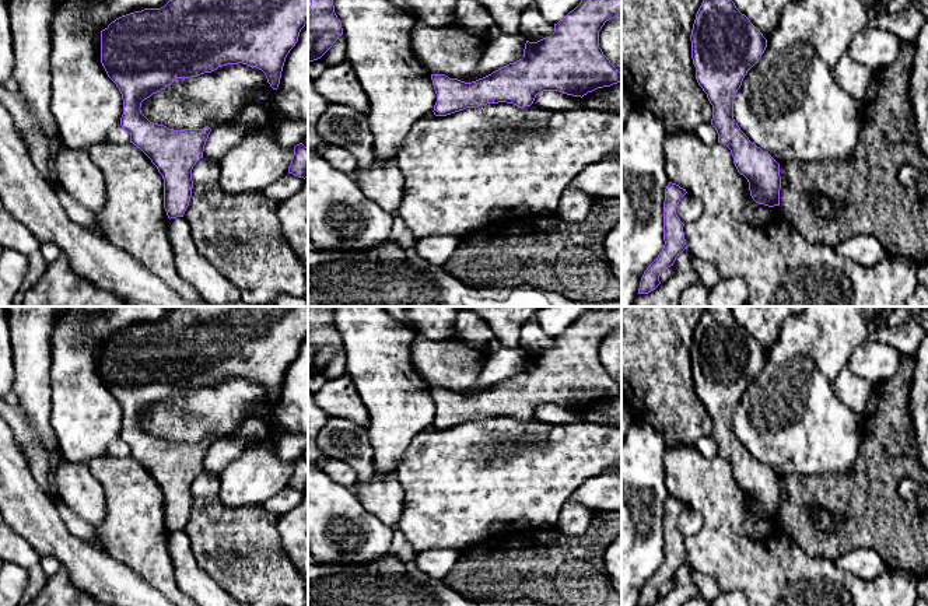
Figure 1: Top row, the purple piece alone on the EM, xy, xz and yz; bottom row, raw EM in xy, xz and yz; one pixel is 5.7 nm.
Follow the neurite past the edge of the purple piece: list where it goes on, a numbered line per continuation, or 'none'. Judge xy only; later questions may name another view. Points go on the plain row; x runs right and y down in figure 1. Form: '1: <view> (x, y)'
none

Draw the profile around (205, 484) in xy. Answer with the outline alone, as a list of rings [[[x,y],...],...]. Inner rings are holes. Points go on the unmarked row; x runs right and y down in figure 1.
[[[204,470],[200,472],[192,483],[193,497],[211,497],[220,493],[220,474],[211,476]]]

